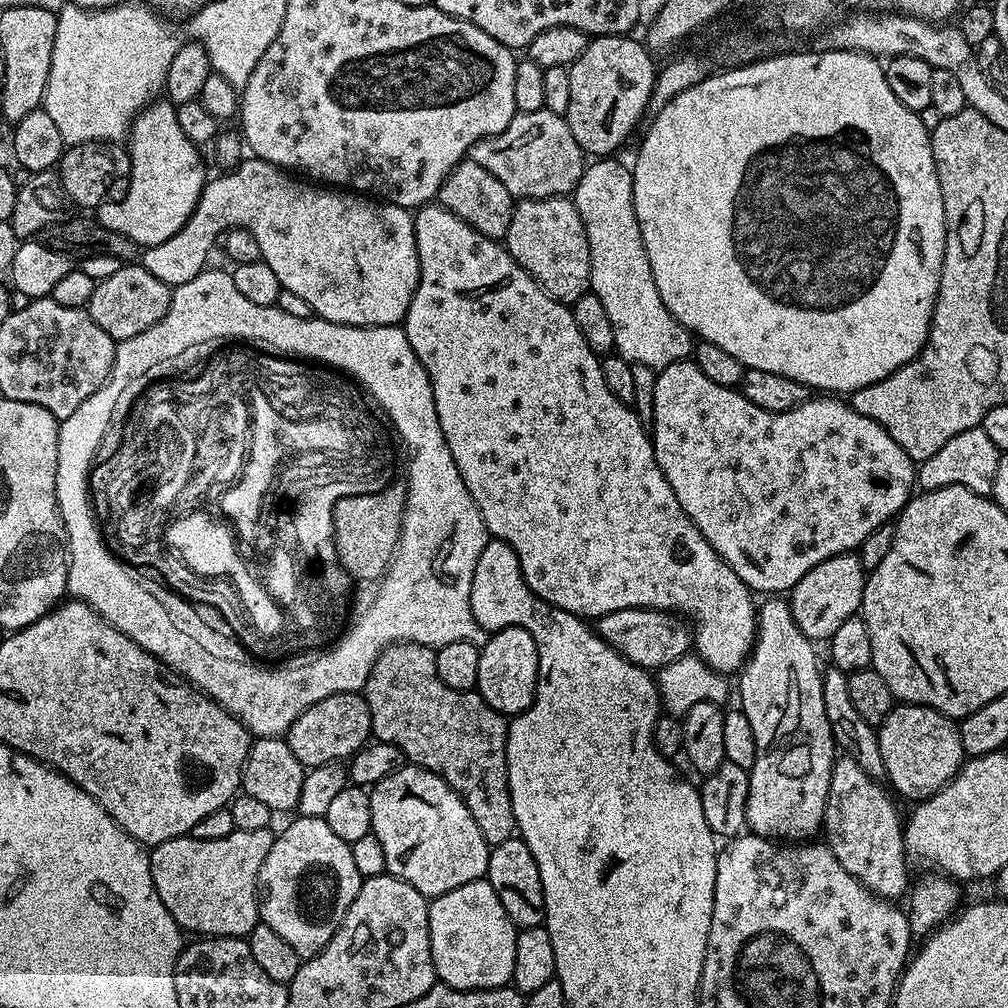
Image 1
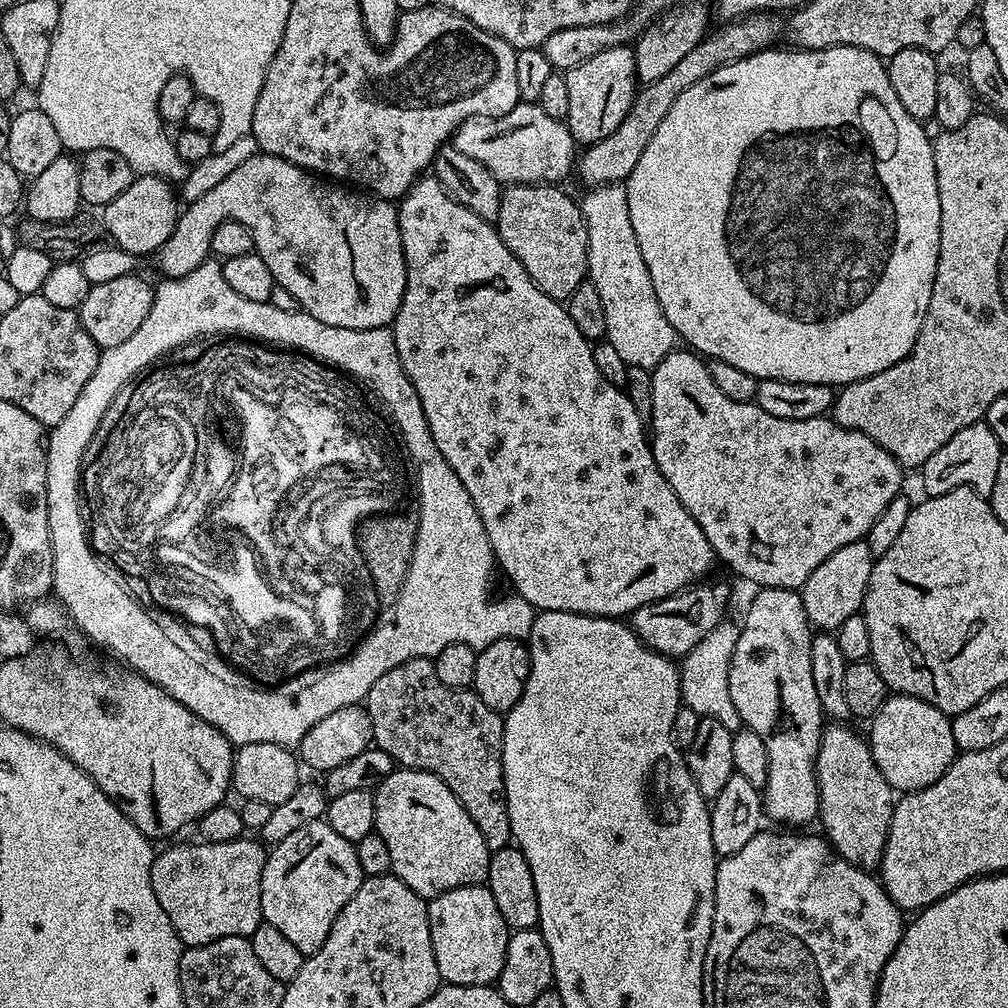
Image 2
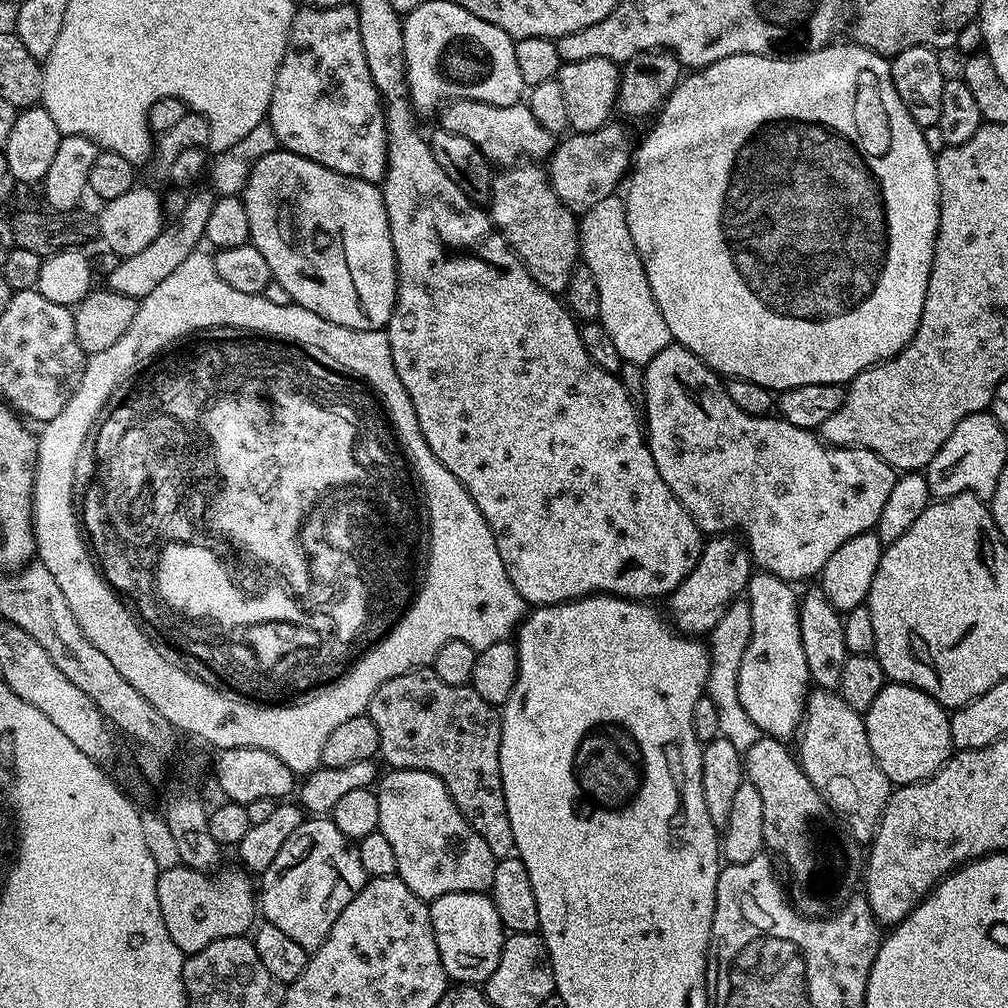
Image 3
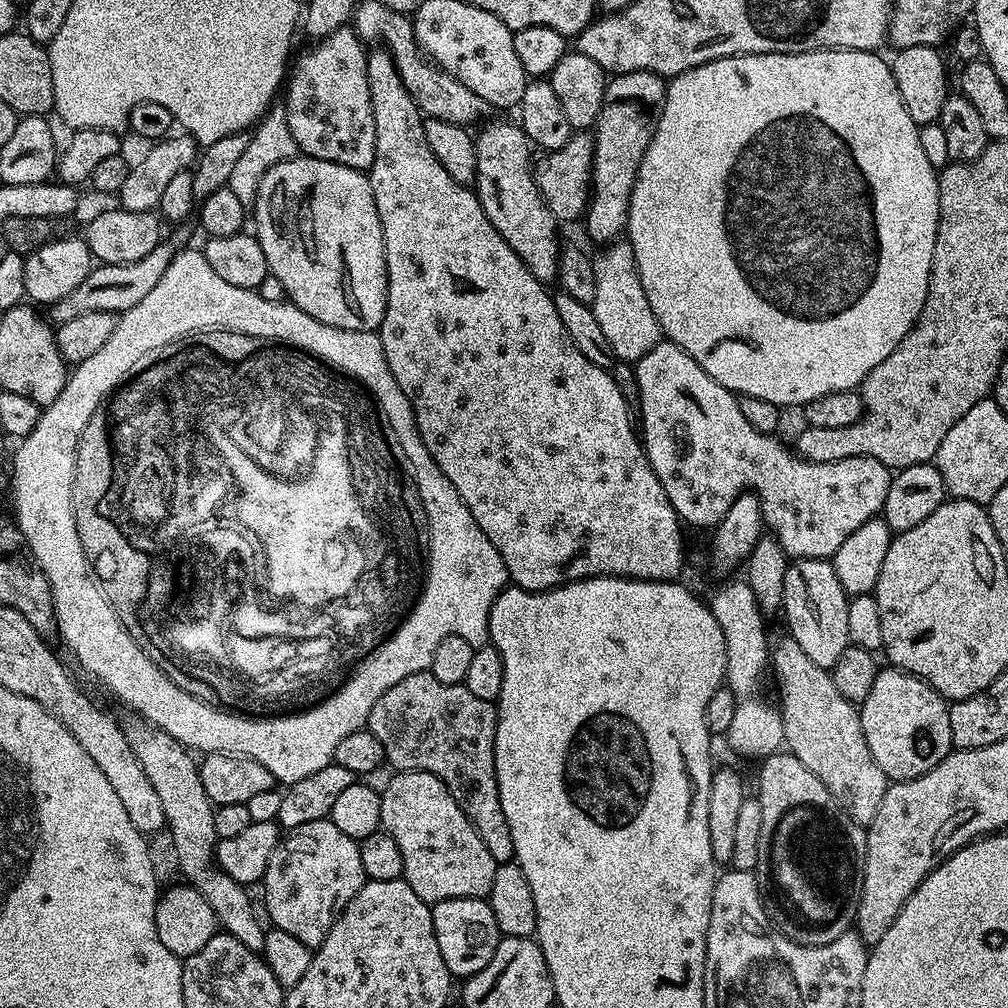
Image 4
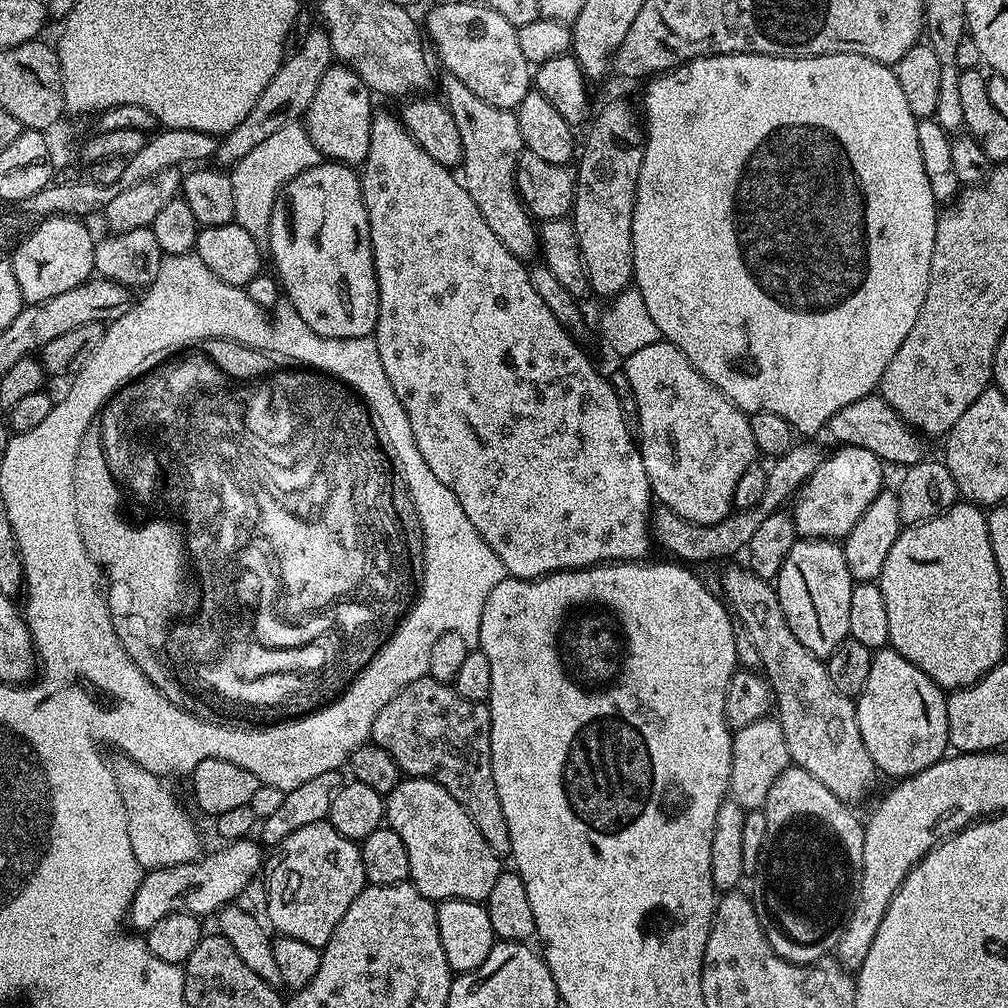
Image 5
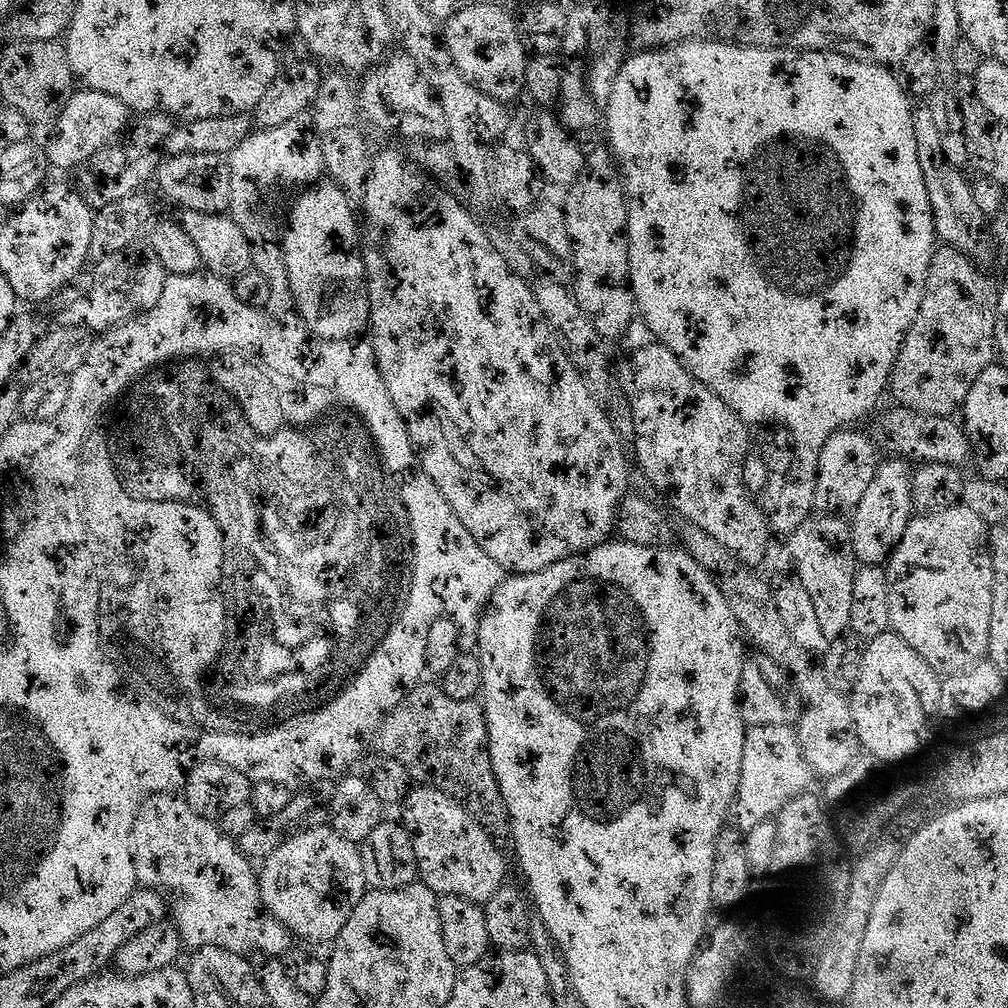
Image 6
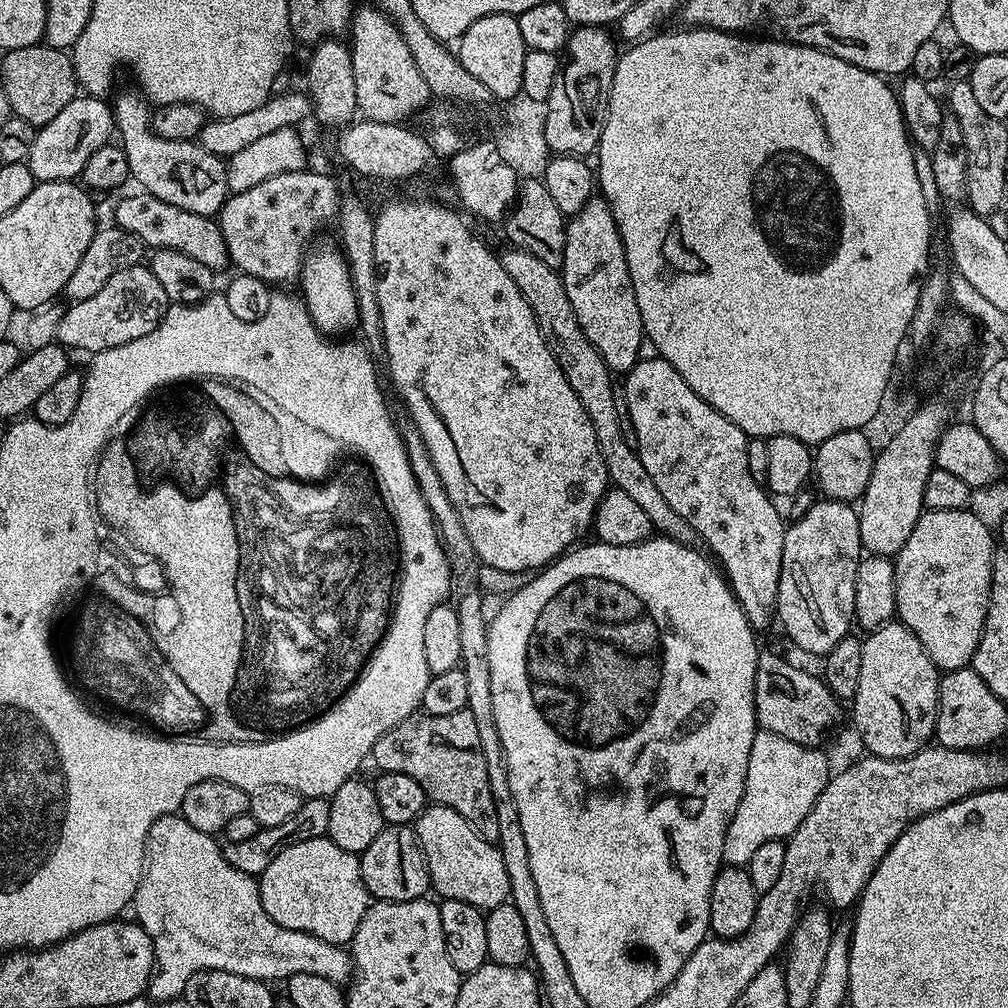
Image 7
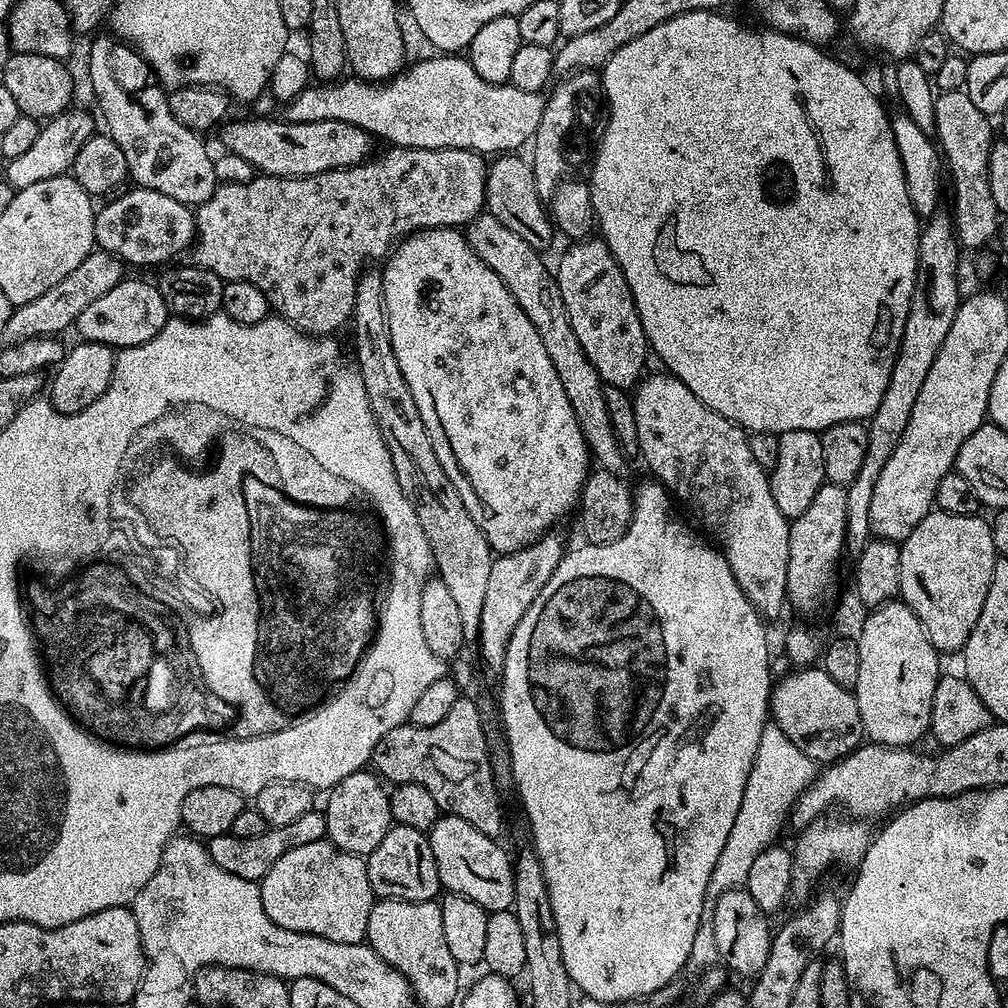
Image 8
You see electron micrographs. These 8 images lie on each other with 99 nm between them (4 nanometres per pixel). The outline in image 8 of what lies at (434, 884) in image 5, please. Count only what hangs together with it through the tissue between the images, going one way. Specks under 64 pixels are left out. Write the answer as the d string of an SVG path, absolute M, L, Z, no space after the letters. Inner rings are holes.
M441 814L434 822L434 826L428 829L426 835L430 842L430 850L434 850L434 862L438 866L440 887L445 893L470 898L470 902L478 902L478 906L482 906L489 914L506 912L512 908L514 902L513 861L499 848L501 845L497 841L474 830L474 826L470 826L470 822L462 822L462 818L447 814Z

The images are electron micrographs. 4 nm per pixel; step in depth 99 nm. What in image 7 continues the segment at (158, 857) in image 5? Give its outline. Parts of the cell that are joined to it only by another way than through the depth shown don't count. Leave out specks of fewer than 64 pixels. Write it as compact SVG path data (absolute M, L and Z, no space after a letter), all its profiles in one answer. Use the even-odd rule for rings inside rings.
M180 814L163 816L154 822L154 826L150 826L144 874L134 897L135 923L142 925L146 934L150 934L156 955L156 967L148 982L147 999L179 1000L192 975L205 970L229 972L265 982L284 982L294 974L318 974L318 978L347 985L354 971L349 949L305 932L278 926L278 922L274 922L262 906L257 877L234 870L234 866L226 862L224 849L219 843L216 845L216 840L213 833L190 826L190 822L186 822Z

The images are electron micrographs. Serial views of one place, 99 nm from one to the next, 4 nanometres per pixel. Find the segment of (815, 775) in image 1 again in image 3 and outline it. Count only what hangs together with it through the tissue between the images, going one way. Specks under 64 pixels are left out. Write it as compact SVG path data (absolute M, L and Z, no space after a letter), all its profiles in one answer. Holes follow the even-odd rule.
M753 571L752 576L748 580L746 589L746 599L750 606L750 646L746 646L746 654L742 656L742 666L738 668L738 698L742 701L742 707L745 708L746 714L750 714L750 722L754 722L754 726L758 726L761 733L766 736L775 736L776 739L787 741L788 736L795 737L798 729L801 727L804 718L804 706L810 691L810 677L808 675L808 667L806 666L806 653L802 650L802 630L800 629L800 601L798 592L795 592L793 585L789 581L778 578L774 574L765 571Z

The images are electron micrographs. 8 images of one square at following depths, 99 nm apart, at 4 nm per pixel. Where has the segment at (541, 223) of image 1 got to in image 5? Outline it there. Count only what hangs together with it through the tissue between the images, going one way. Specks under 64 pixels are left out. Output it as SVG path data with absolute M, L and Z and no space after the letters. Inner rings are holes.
M441 72L438 84L440 80L440 88L444 91L442 103L450 110L462 138L460 164L464 168L464 188L470 198L474 198L478 214L486 218L486 226L490 226L490 230L498 234L498 242L502 242L502 246L506 246L506 250L510 250L510 254L514 254L519 260L531 261L538 252L538 228L532 213L520 201L520 194L516 190L516 159L524 148L516 113L506 108L490 106L490 102L478 98L478 94L474 94L474 90L470 90L470 86L463 84L452 72Z

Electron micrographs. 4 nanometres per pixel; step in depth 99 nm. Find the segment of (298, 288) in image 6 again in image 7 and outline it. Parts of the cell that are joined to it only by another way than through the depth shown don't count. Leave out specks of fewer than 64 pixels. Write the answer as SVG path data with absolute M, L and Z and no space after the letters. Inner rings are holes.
M335 243L318 244L305 255L298 288L304 291L302 299L308 307L308 317L314 322L316 329L329 338L340 338L343 337L340 336L343 332L348 332L351 328L353 331L357 327L358 302L343 251Z

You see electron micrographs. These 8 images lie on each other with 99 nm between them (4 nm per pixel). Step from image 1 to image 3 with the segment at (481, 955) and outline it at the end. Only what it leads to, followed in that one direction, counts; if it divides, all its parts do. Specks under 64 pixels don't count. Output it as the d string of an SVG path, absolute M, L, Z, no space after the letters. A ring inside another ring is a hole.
M482 892L442 894L428 904L438 954L449 981L464 986L480 986L494 974L504 949L506 929L498 918L491 895Z

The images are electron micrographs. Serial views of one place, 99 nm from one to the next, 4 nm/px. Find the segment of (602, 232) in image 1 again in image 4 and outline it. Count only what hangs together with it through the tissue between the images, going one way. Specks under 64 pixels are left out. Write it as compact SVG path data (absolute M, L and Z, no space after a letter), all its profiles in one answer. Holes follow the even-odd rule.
M617 239L601 252L604 253L594 260L598 294L591 305L592 313L594 318L598 318L598 326L602 326L617 361L635 362L661 343L660 323L658 318L654 318L654 310L650 310L650 302L646 302L646 290L642 290L642 282L638 278L634 250L627 239Z

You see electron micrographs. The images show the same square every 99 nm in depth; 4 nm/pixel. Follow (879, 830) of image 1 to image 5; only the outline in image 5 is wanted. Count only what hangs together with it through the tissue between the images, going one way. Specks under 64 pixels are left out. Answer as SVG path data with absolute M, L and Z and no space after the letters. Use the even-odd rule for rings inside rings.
M729 563L720 576L720 584L724 587L723 599L730 607L731 613L738 621L739 627L754 642L754 650L758 650L760 668L772 687L774 697L774 712L782 726L782 734L786 738L788 759L795 767L806 770L806 774L814 774L826 790L830 790L838 799L845 802L860 800L868 792L872 779L878 776L876 764L870 758L870 750L862 742L862 730L858 730L856 705L853 697L842 694L830 682L827 663L821 657L815 656L798 638L794 638L794 630L786 622L786 614L782 614L782 602L778 602L775 587L769 581L758 578L743 563Z

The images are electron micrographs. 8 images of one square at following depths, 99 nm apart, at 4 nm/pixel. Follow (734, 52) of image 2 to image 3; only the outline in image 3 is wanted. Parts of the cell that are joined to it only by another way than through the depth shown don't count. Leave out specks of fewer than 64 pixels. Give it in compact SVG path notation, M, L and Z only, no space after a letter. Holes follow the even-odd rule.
M617 122L603 124L593 132L568 134L564 140L555 145L552 155L546 164L546 175L552 183L554 194L558 194L561 202L571 212L583 214L602 202L602 198L610 198L625 183L634 163L634 140L632 136Z

